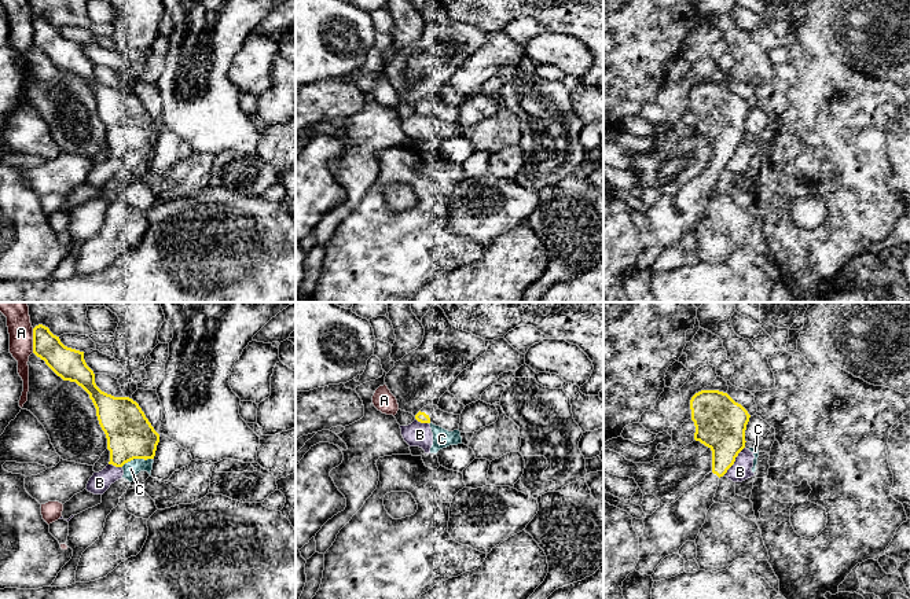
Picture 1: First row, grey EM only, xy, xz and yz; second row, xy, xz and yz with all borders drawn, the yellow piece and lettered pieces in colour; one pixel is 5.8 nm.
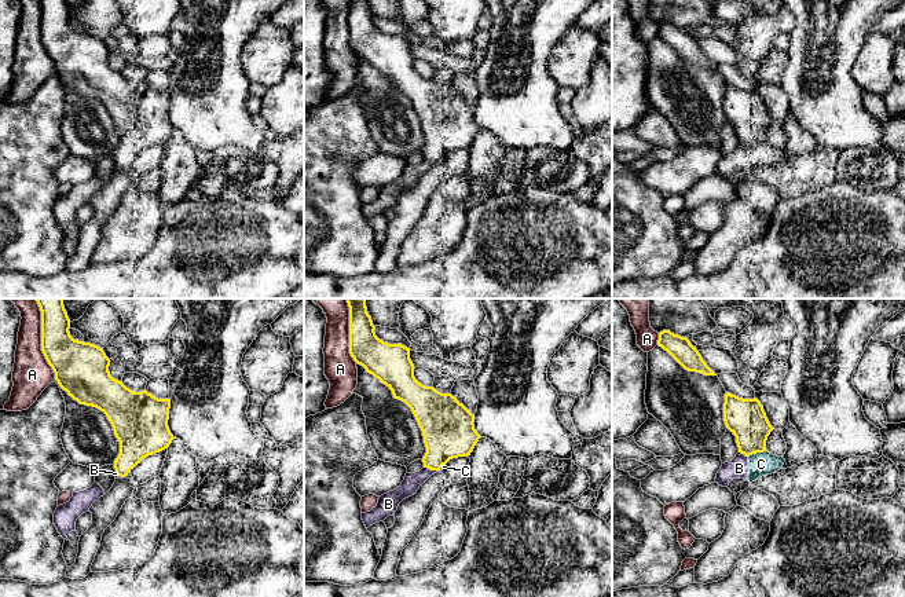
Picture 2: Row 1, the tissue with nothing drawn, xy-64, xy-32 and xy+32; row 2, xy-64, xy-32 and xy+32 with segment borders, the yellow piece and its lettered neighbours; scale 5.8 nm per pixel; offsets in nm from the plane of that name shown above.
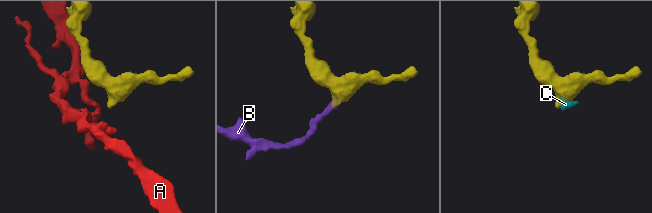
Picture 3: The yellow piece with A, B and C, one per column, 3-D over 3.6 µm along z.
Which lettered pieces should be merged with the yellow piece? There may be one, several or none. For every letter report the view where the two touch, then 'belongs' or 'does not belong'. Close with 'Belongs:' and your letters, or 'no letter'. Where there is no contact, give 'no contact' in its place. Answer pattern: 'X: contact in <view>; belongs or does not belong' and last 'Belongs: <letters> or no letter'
A: contact in xy; does not belong
B: contact in yz; does not belong
C: contact in xy; does not belong
Belongs: no letter

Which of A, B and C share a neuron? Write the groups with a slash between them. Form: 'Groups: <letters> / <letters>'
Groups: A / B C

